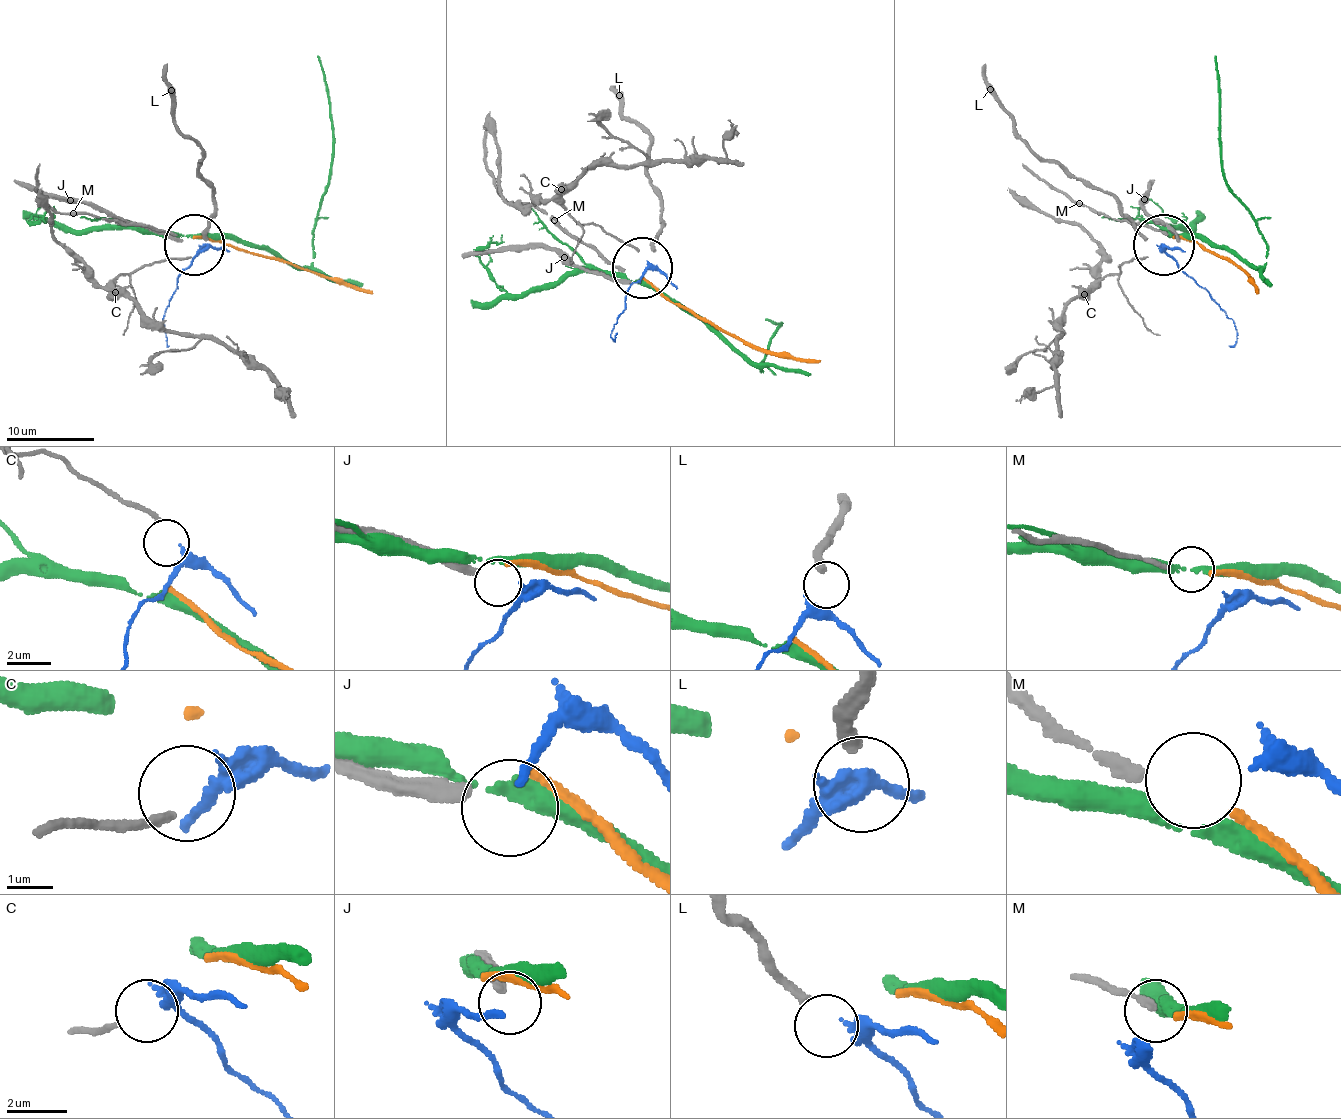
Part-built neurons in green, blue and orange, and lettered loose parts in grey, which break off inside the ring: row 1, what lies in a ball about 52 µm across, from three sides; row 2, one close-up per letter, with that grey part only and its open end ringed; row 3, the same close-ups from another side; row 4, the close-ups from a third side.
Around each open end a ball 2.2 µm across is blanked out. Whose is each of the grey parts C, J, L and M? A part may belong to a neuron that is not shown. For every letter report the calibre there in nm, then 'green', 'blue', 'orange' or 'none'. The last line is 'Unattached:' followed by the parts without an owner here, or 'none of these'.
C: 190 nm thick; blue
J: 360 nm thick; none
L: 320 nm thick; none
M: 240 nm thick; orange
Unattached: J, L

